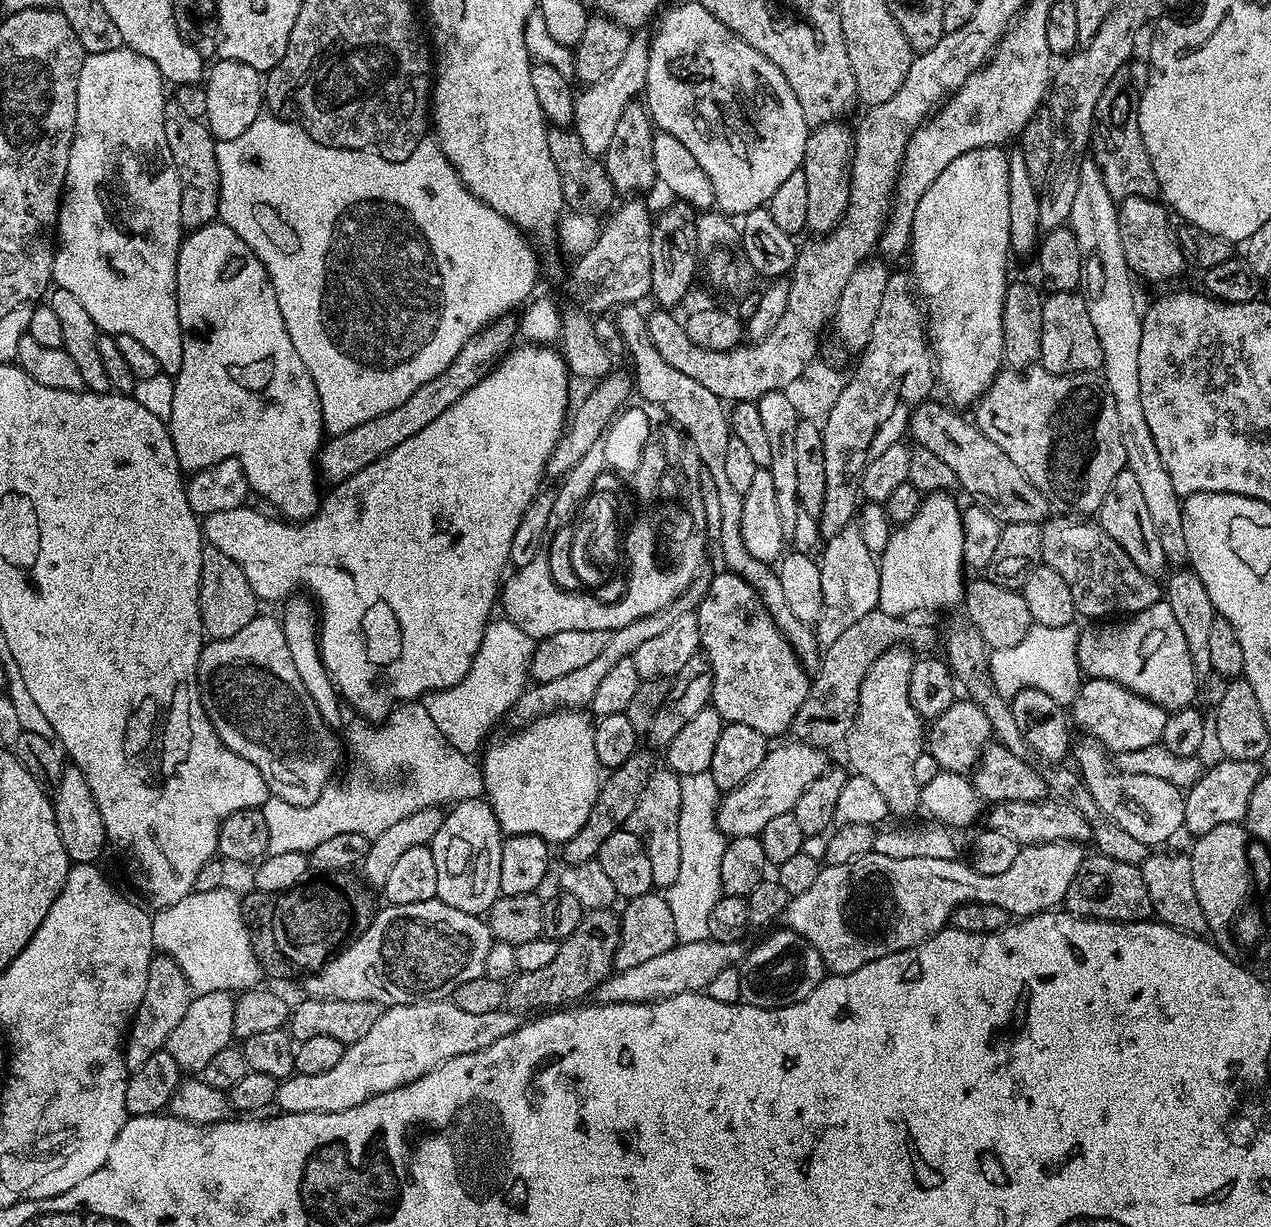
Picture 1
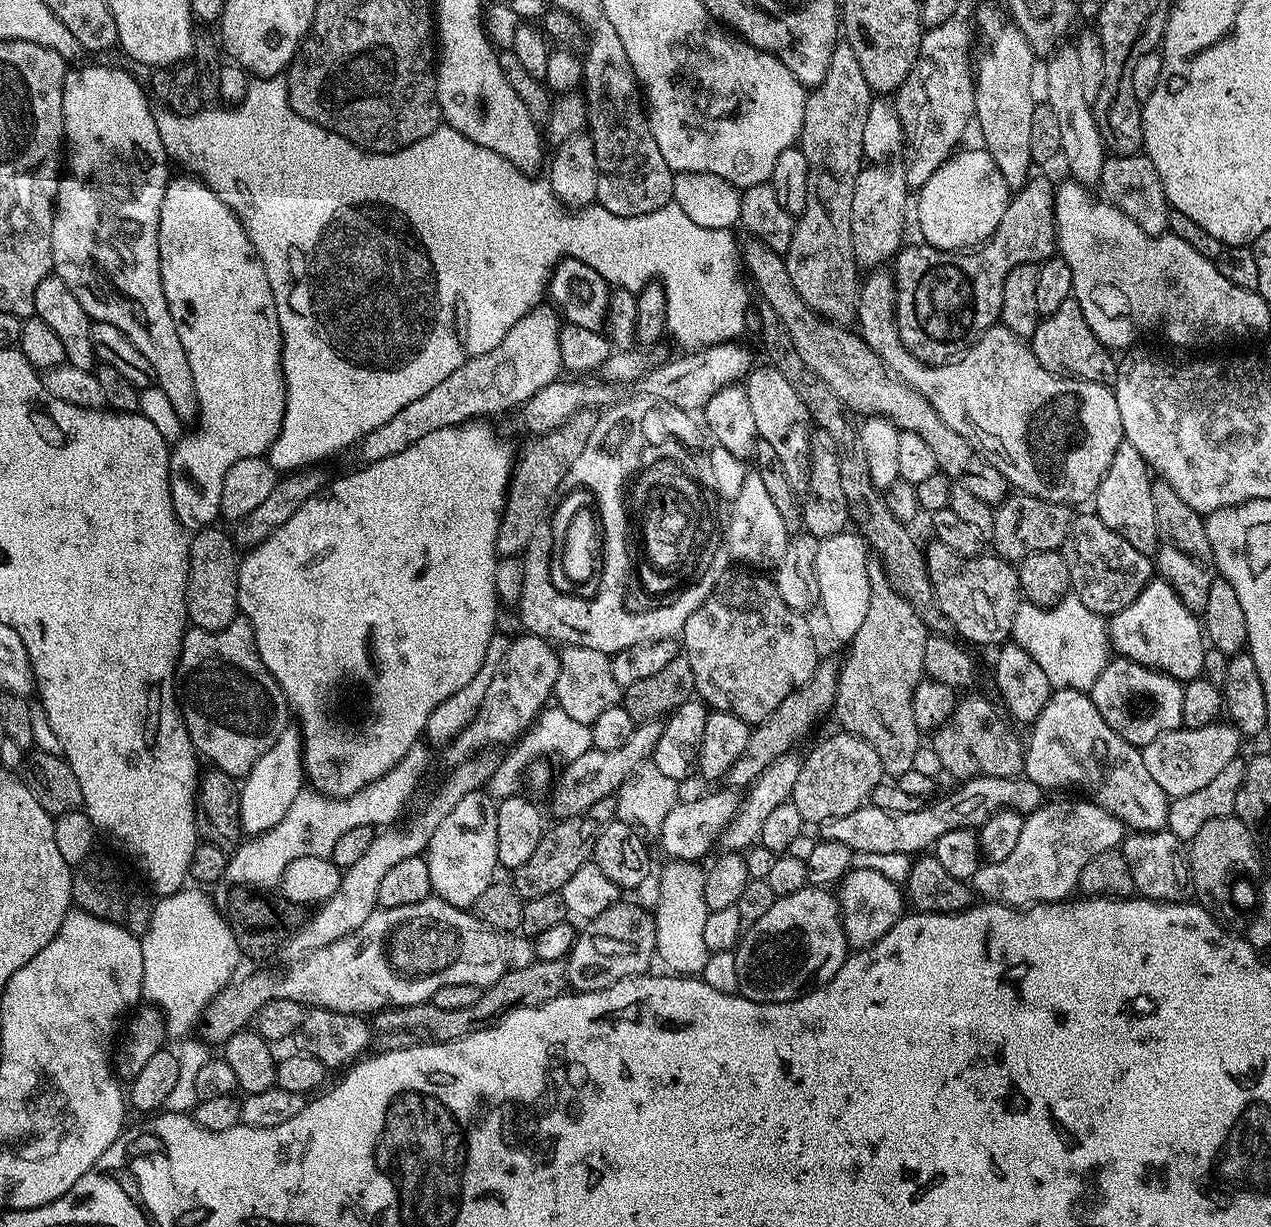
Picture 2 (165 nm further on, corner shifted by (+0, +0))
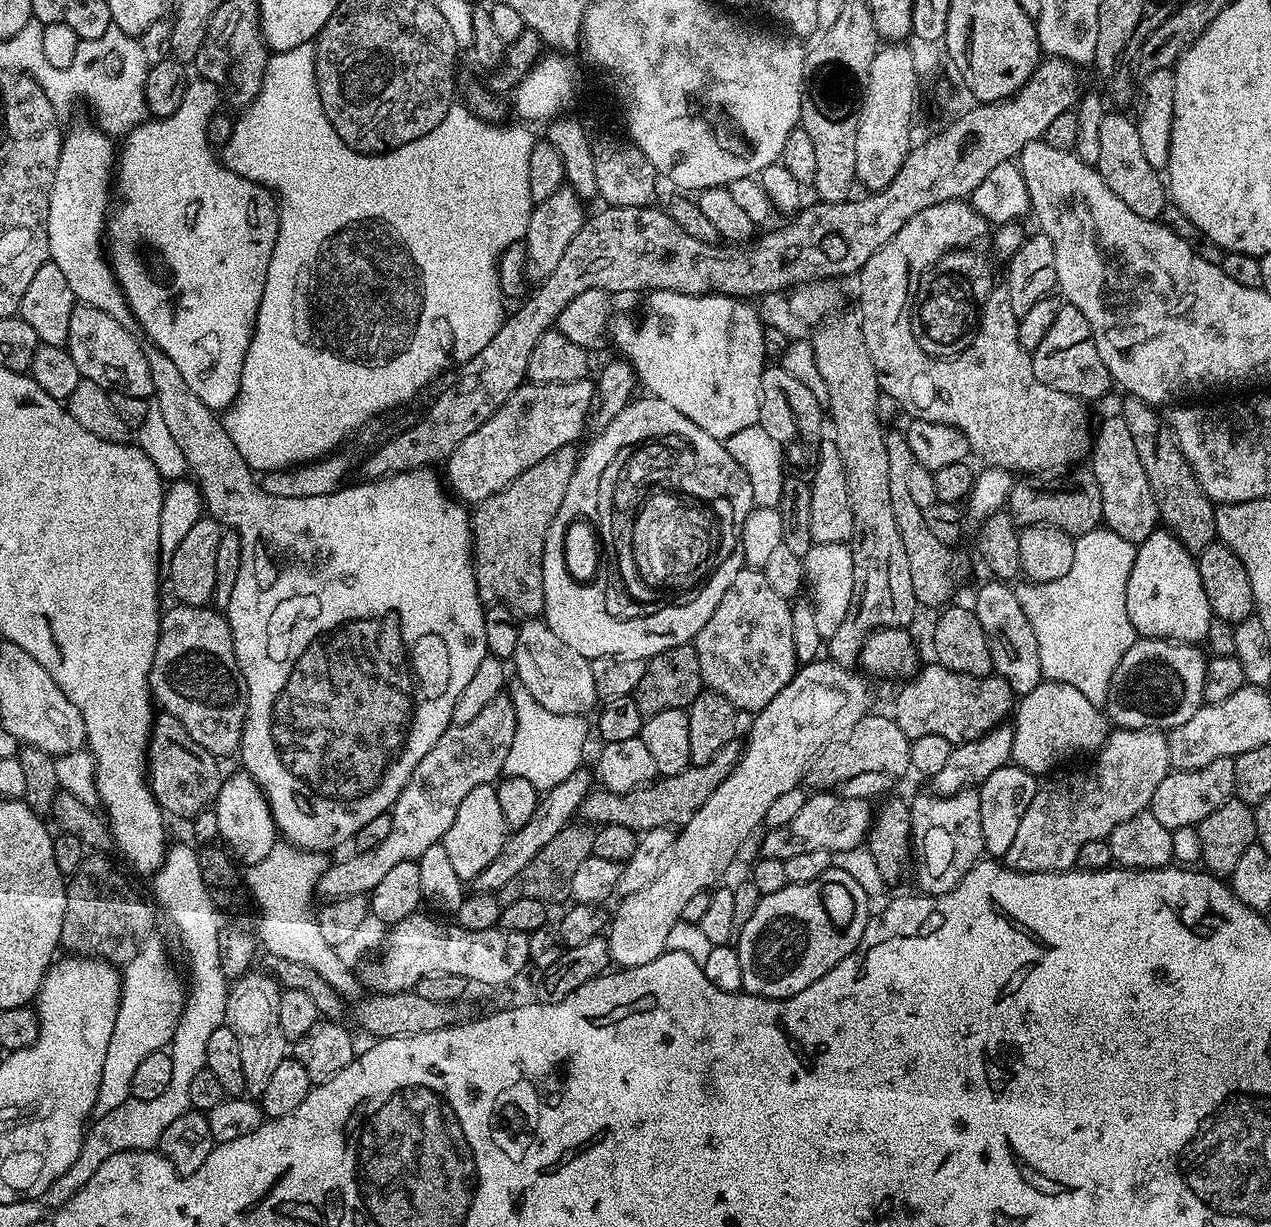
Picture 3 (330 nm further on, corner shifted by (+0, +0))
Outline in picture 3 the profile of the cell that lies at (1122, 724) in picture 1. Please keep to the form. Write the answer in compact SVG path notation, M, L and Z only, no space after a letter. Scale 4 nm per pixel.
M1137 638L1126 650L1110 682L1106 715L1116 728L1171 730L1182 726L1204 704L1202 682L1208 661L1194 644Z

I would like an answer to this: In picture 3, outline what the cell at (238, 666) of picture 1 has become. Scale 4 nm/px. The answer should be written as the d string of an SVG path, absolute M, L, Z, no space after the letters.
M177 603L160 617L158 650L154 650L154 666L150 666L148 685L152 687L155 703L168 712L184 728L198 746L210 750L217 758L239 753L244 719L248 713L248 688L240 677L240 667L234 654L232 631L227 615L212 606L199 608Z

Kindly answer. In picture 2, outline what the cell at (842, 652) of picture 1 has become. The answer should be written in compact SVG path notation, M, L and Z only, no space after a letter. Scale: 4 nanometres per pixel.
M821 659L816 665L814 674L802 687L794 689L791 694L760 724L752 728L750 742L746 742L746 750L734 766L730 766L726 777L726 784L732 790L744 790L752 785L757 778L770 766L778 757L793 751L792 743L800 740L808 732L808 727L815 722L819 716L824 716L833 711L836 702L836 687L838 686L840 669L837 661Z

